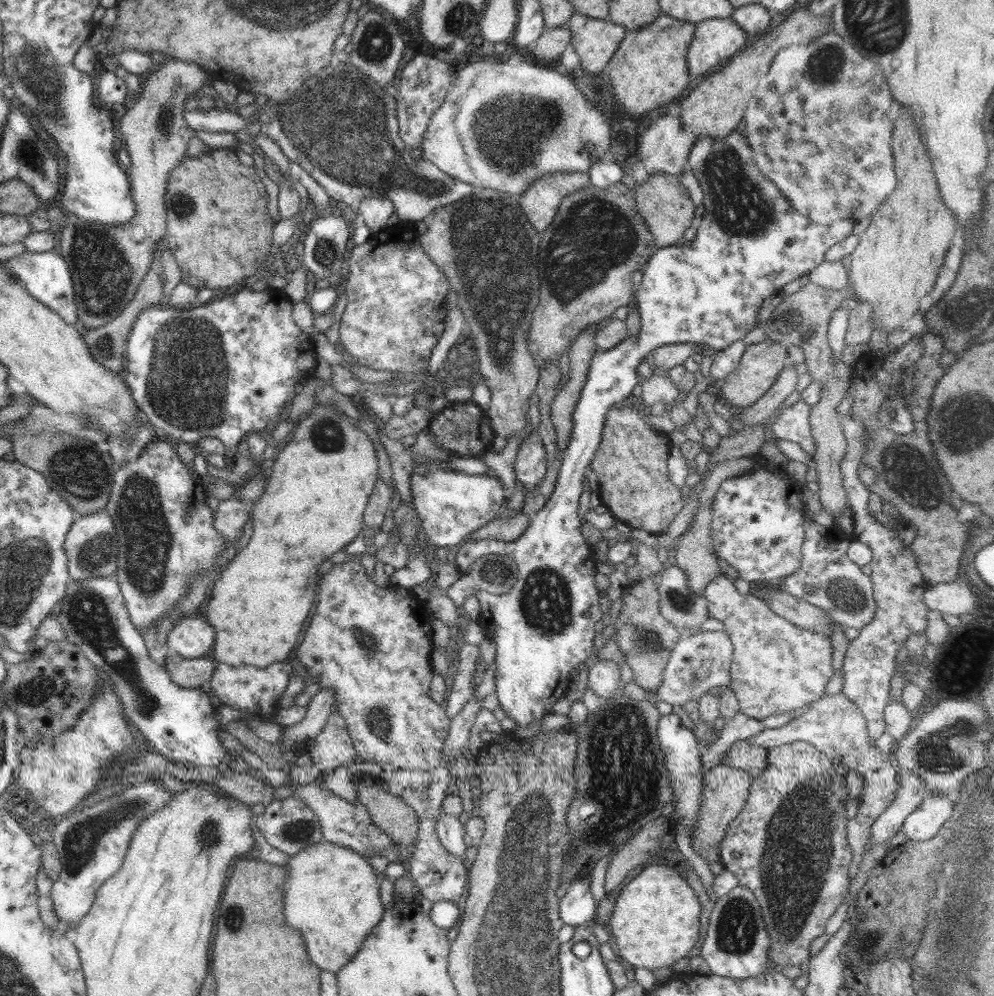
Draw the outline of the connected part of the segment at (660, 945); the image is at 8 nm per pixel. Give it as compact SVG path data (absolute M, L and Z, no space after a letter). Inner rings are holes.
M648 865L620 892L607 927L617 946L618 959L634 969L672 968L700 938L701 906L694 890L673 867Z

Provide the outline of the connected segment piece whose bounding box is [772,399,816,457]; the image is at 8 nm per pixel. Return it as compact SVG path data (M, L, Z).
M803 399L791 406L780 407L775 414L772 433L776 439L797 443L802 450L813 457L816 454L816 443L811 436L810 410L811 407Z

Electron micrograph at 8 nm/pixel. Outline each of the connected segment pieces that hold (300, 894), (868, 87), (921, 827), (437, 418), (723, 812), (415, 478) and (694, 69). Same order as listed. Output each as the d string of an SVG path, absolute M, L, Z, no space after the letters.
M324 840L305 846L285 865L288 877L282 894L286 896L286 922L302 932L308 956L320 970L337 973L346 967L382 920L379 880L367 859L355 850Z
M830 32L820 36L812 44L792 44L783 47L777 51L769 66L769 72L760 78L758 87L752 93L752 98L748 101L742 120L741 129L744 132L745 139L750 145L752 158L760 172L775 183L776 188L787 198L787 201L794 207L794 210L800 212L800 215L807 217L810 221L818 225L832 225L842 219L854 220L862 219L862 216L870 216L876 206L894 192L898 180L894 174L894 158L892 158L892 96L888 90L888 84L882 76L882 70L878 70L878 64L872 60L866 60L850 42L842 40L838 34Z
M932 793L906 817L901 830L914 842L930 840L955 812L954 804L945 796Z
M471 399L450 403L442 412L433 416L428 429L432 432L434 440L444 452L450 452L453 457L468 458L481 455L493 448L495 438L492 430L492 421L486 411L482 411Z
M723 761L706 771L704 777L704 793L702 793L702 802L695 820L695 833L691 840L691 847L694 852L704 858L705 862L712 864L720 861L722 839L725 837L728 825L744 808L753 777L745 770L734 768L729 764L723 764Z
M420 461L412 476L412 505L419 516L419 522L428 536L429 544L442 551L449 546L462 544L481 526L502 515L507 493L503 483L495 475L464 474L444 468L443 461Z
M731 16L712 18L695 25L695 33L687 50L692 78L720 70L747 42L747 34Z

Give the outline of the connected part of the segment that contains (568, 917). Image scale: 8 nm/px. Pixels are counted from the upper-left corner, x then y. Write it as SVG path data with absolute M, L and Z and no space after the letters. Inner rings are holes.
M584 877L575 879L567 894L558 902L559 916L564 925L574 928L589 925L596 914L598 902L594 900Z

